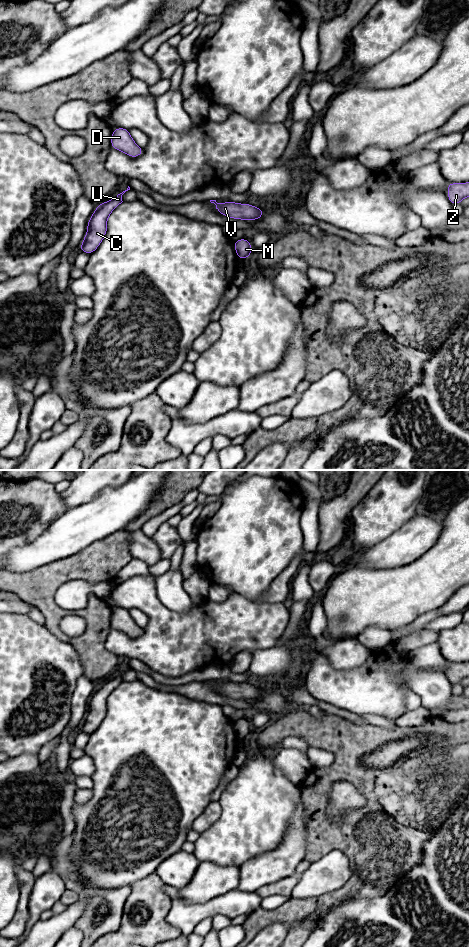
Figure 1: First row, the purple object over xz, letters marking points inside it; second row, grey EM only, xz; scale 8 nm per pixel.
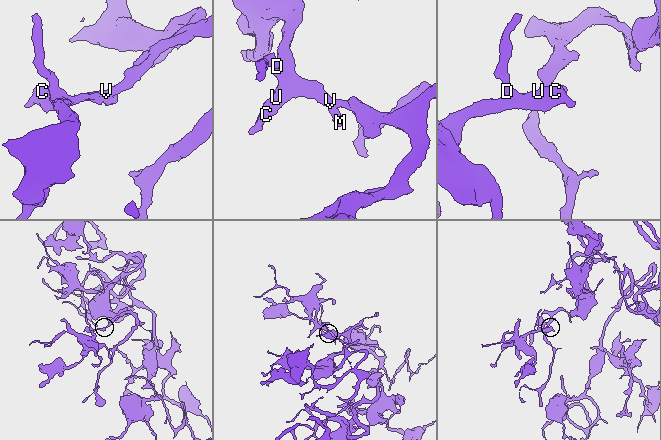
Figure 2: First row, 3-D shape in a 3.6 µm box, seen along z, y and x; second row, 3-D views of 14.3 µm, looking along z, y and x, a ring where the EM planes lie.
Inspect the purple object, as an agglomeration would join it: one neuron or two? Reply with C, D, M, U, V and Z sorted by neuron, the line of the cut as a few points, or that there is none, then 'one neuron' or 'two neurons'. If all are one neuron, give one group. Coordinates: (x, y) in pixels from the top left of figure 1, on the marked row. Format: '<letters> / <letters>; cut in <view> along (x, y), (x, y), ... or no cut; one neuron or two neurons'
C D M U V Z; no cut; one neuron

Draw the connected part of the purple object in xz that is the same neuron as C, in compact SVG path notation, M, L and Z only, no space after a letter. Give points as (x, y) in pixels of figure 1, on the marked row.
M129 186L113 199L98 204L87 224L87 233L79 247L80 251L90 255L99 247L107 233L107 219L109 215L123 202L122 195L128 190L130 190Z

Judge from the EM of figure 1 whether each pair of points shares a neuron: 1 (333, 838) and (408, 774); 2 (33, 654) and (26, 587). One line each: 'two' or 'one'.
1: one
2: two

